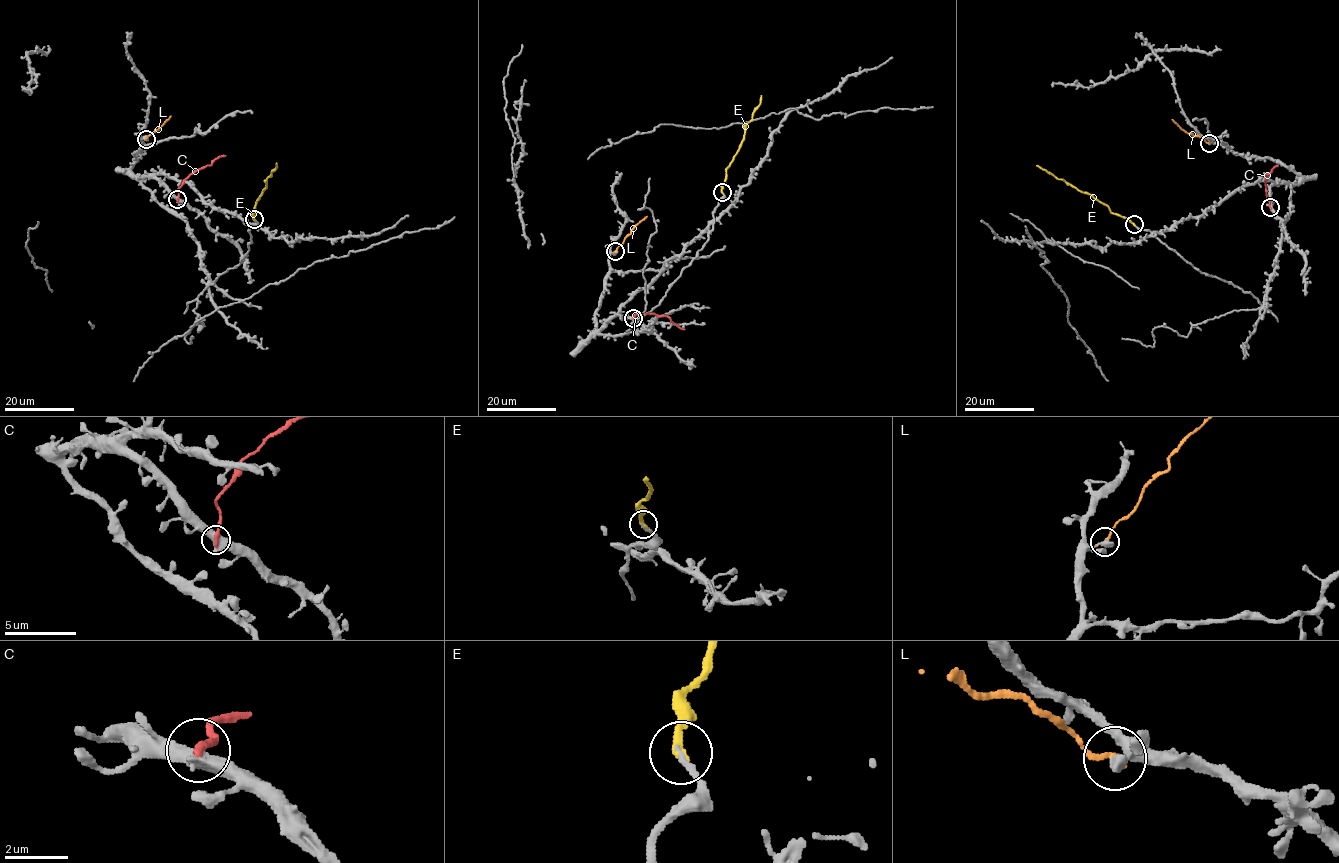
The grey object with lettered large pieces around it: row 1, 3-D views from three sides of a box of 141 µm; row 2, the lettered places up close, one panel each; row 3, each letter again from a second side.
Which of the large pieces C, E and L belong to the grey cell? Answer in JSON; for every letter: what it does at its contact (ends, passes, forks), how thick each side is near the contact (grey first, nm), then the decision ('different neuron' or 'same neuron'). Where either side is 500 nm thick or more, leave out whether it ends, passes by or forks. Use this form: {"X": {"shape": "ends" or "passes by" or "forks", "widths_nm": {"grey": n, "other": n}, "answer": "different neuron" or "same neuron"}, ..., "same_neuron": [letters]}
{"C": {"widths_nm": {"grey": 500, "other": 280}, "answer": "different neuron"}, "E": {"shape": "ends", "widths_nm": {"grey": 240, "other": 280}, "answer": "same neuron"}, "L": {"shape": "ends", "widths_nm": {"grey": 400, "other": 200}, "answer": "different neuron"}, "same_neuron": ["E"]}

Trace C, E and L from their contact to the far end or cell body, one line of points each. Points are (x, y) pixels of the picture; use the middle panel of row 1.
C: (633, 318), (639, 314), (654, 313), (667, 317), (685, 329)
E: (722, 192), (726, 169), (740, 148), (745, 126), (752, 118), (761, 95)
L: (615, 251), (647, 216)

